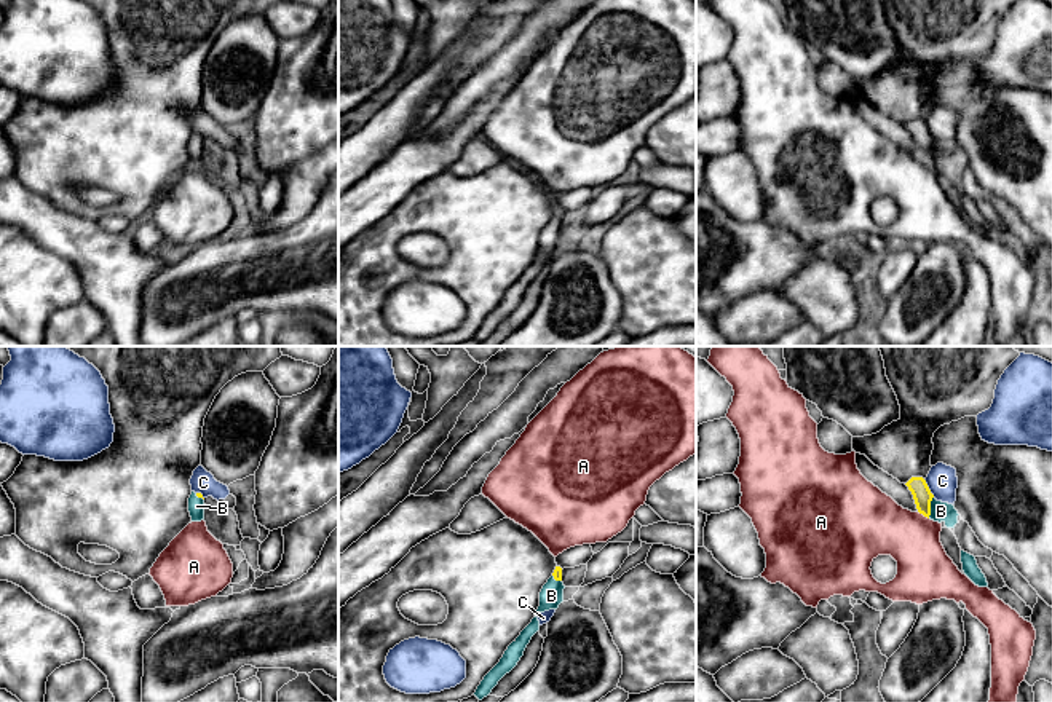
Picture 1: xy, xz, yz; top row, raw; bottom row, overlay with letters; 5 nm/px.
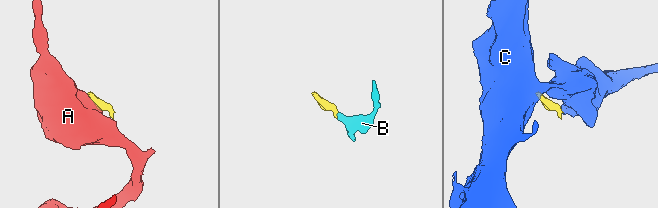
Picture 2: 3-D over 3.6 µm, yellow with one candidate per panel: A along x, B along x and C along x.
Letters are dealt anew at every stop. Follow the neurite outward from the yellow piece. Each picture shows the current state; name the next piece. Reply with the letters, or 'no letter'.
B

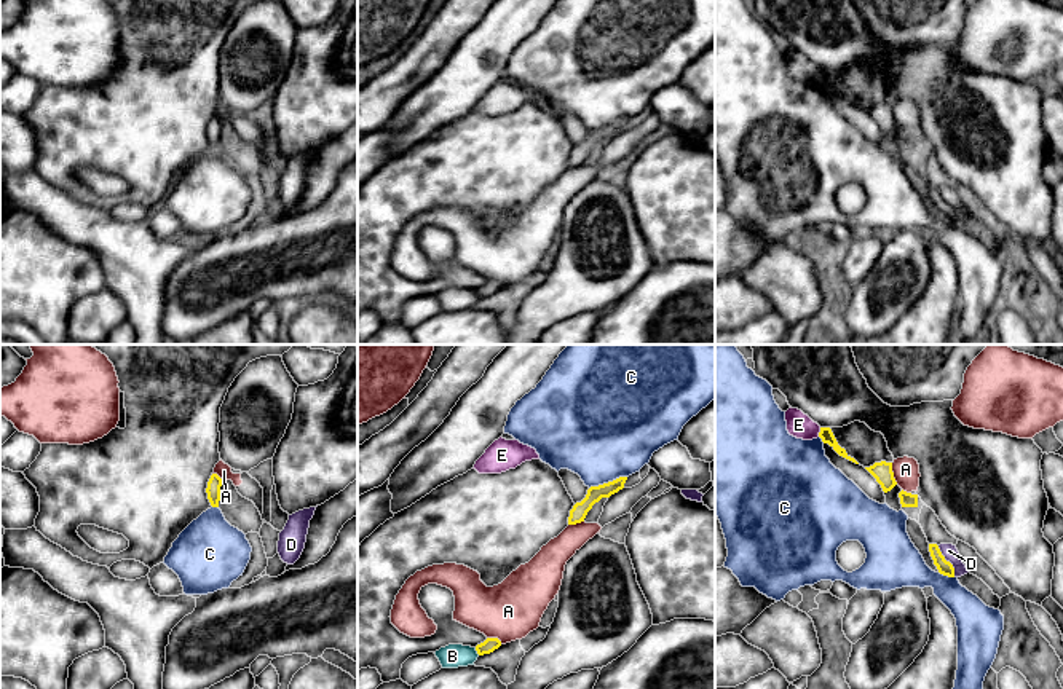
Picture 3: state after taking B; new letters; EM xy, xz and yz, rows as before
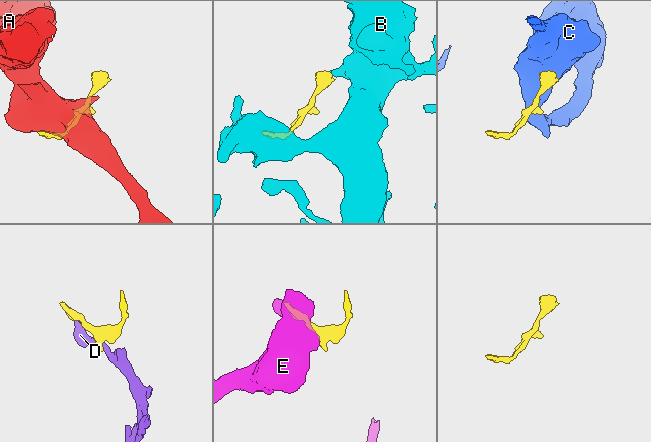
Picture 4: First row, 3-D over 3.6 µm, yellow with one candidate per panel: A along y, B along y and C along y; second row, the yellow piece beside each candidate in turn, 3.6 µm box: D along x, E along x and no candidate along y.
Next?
no letter

